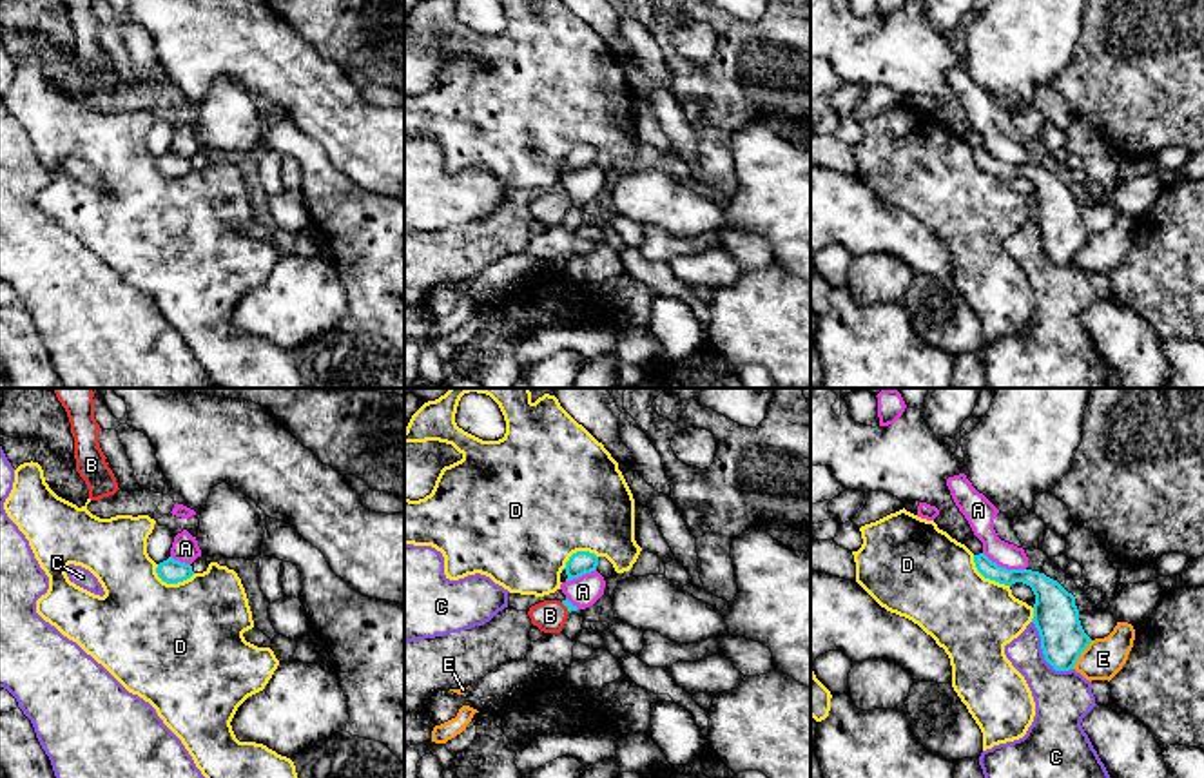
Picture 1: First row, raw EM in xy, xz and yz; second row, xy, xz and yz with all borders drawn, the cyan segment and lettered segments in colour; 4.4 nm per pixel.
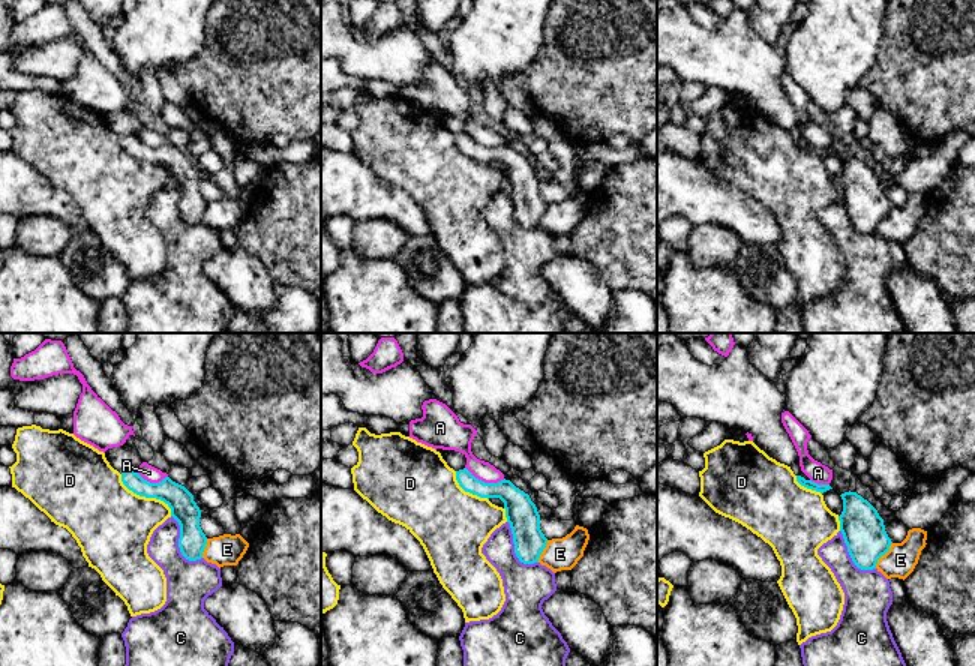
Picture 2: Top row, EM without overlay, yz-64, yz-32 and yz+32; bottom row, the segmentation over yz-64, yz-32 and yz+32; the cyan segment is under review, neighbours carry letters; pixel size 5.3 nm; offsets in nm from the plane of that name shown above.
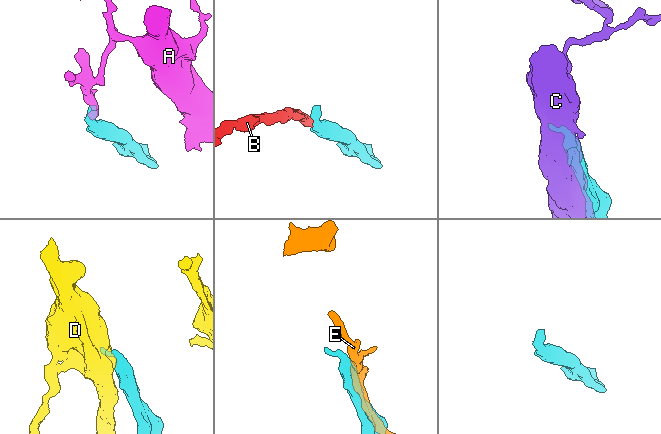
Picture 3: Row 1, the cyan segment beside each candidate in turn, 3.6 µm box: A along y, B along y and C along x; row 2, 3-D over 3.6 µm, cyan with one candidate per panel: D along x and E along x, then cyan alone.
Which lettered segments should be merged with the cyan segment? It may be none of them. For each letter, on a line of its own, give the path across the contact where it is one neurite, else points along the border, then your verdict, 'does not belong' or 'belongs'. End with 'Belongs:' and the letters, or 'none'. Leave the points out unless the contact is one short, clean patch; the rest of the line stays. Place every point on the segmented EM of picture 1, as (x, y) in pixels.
A: border along yz (983, 552), (1001, 566), (1025, 570); does not belong
B: runs through xz (566, 602), (566, 606), (550, 615); belongs
C: does not belong
D: does not belong
E: does not belong
Belongs: B

